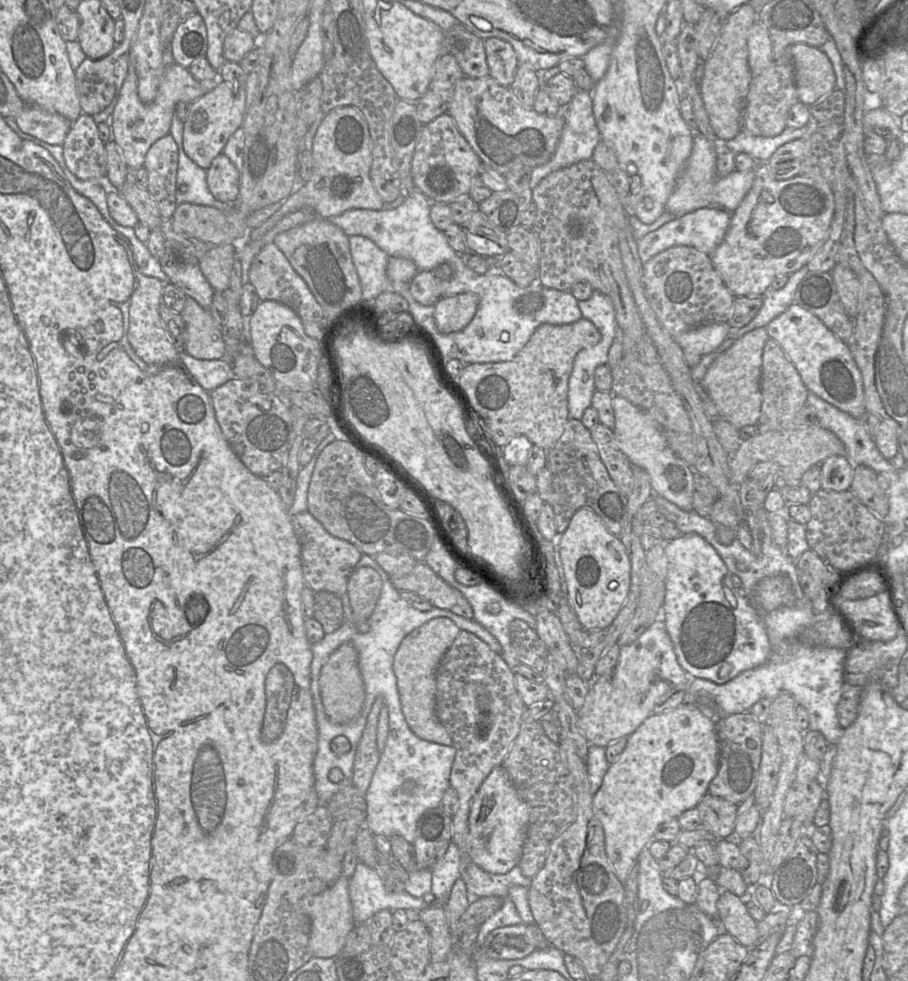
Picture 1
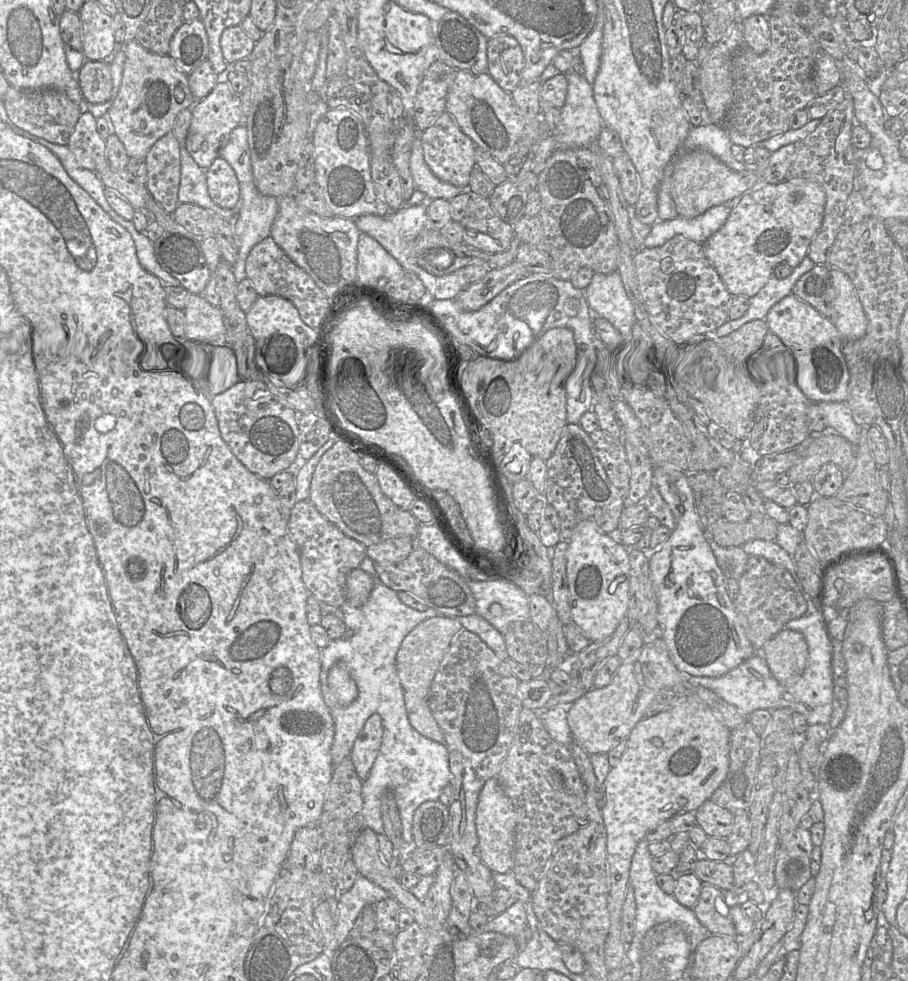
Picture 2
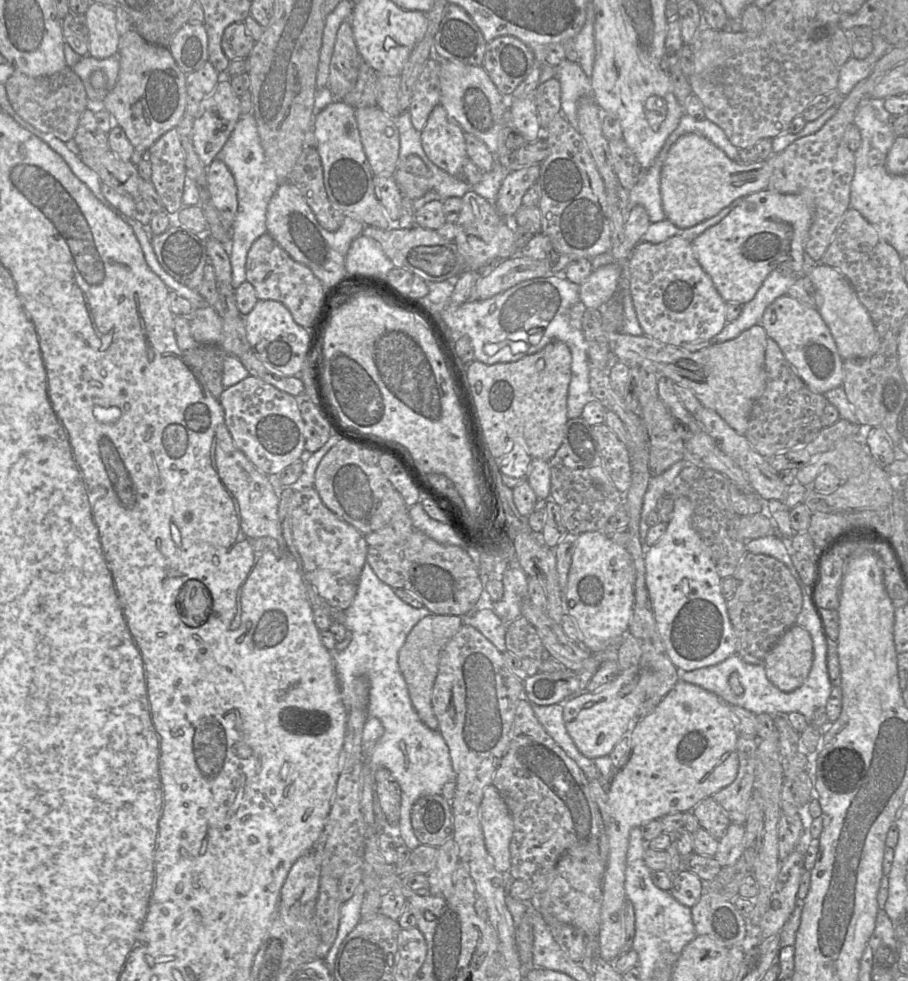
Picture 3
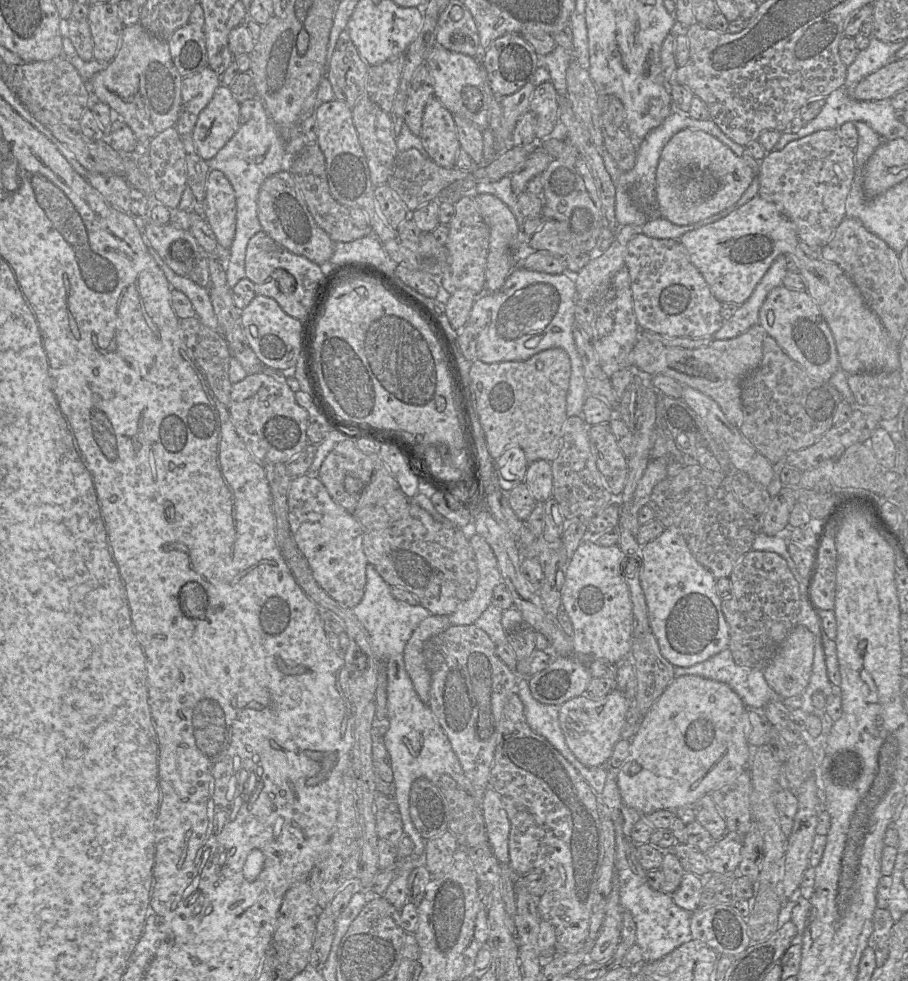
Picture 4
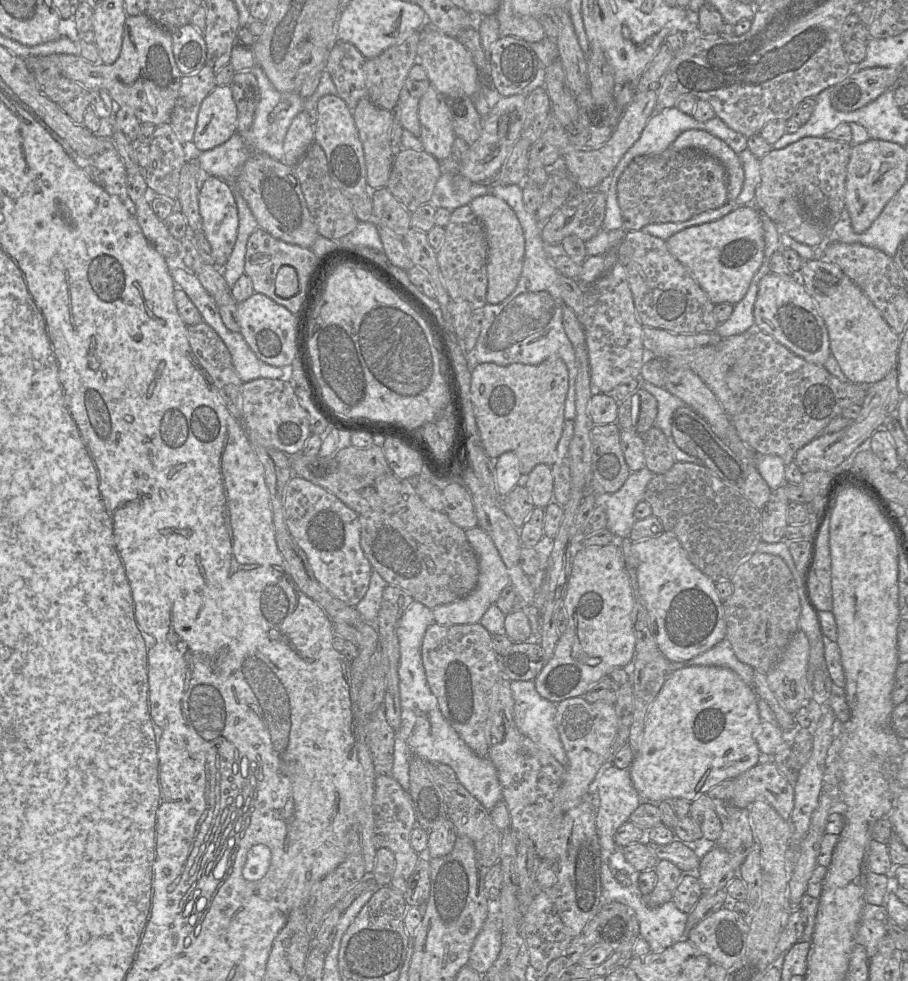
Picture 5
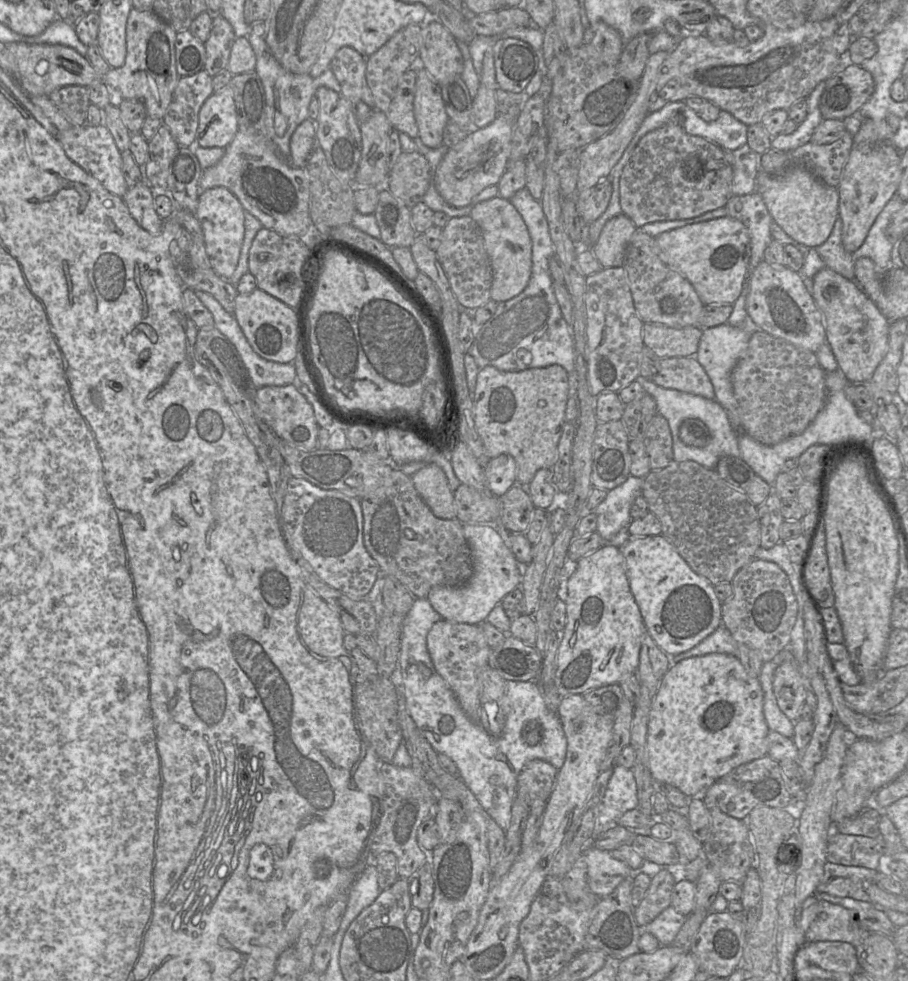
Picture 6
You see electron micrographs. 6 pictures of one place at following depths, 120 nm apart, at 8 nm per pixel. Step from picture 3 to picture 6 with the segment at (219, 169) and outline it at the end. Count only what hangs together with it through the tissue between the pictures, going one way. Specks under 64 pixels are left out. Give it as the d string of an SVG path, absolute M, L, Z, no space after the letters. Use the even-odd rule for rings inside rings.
M213 187L200 192L195 215L203 230L211 268L223 279L228 280L232 276L239 261L245 233L244 211L238 198L225 187Z

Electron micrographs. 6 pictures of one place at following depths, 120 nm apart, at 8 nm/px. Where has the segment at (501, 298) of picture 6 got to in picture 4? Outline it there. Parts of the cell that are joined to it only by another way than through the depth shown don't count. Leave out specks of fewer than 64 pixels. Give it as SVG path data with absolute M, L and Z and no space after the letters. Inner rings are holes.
M479 194L475 196L475 201L490 230L486 290L495 292L501 289L515 268L510 243L520 229L513 212L496 196Z

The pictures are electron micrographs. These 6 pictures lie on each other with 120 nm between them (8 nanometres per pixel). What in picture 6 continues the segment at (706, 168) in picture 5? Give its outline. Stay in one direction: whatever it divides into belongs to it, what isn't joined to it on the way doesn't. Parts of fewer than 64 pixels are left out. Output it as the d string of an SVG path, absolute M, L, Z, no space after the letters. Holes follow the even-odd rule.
M675 117L645 134L623 167L619 181L622 214L627 216L637 229L652 222L694 218L726 205L733 195L732 179L729 153L703 137L689 135L683 128L682 117Z

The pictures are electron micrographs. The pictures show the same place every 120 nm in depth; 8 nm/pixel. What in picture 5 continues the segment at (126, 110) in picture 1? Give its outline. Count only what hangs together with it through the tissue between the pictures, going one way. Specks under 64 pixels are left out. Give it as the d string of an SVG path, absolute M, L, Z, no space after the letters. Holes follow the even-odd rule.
M145 13L127 16L119 57L110 65L90 63L80 55L54 54L25 59L28 69L45 71L56 67L60 73L89 91L106 90L117 107L129 107L141 123L167 123L176 104L182 74L174 59L172 33L154 23Z

